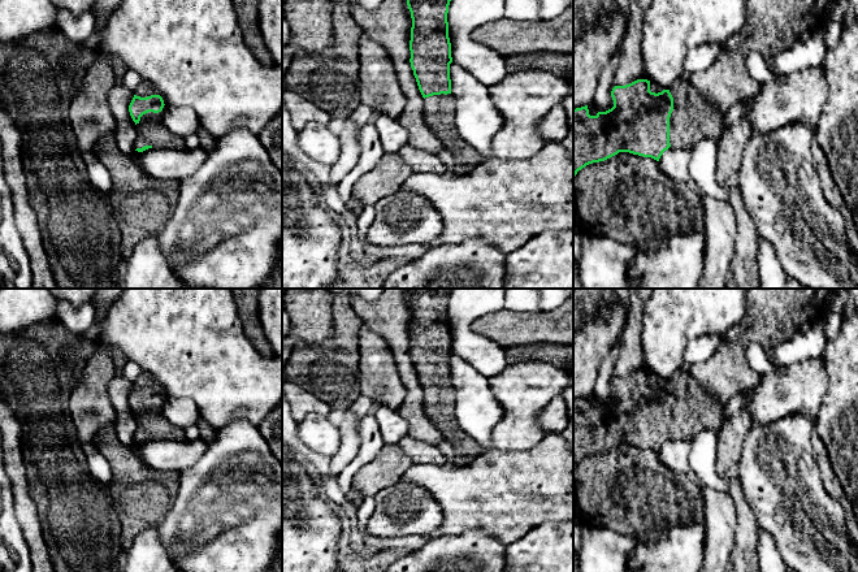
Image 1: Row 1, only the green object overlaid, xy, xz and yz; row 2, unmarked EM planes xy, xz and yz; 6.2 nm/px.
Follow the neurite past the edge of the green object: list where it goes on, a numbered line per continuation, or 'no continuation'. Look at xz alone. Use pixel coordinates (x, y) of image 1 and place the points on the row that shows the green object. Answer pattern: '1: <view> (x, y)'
1: xz (440, 111)

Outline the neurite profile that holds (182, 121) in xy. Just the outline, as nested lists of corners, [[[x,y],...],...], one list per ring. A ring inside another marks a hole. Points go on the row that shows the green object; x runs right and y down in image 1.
[[[165,104],[161,113],[162,125],[177,136],[188,136],[202,129],[200,120],[192,108]]]

